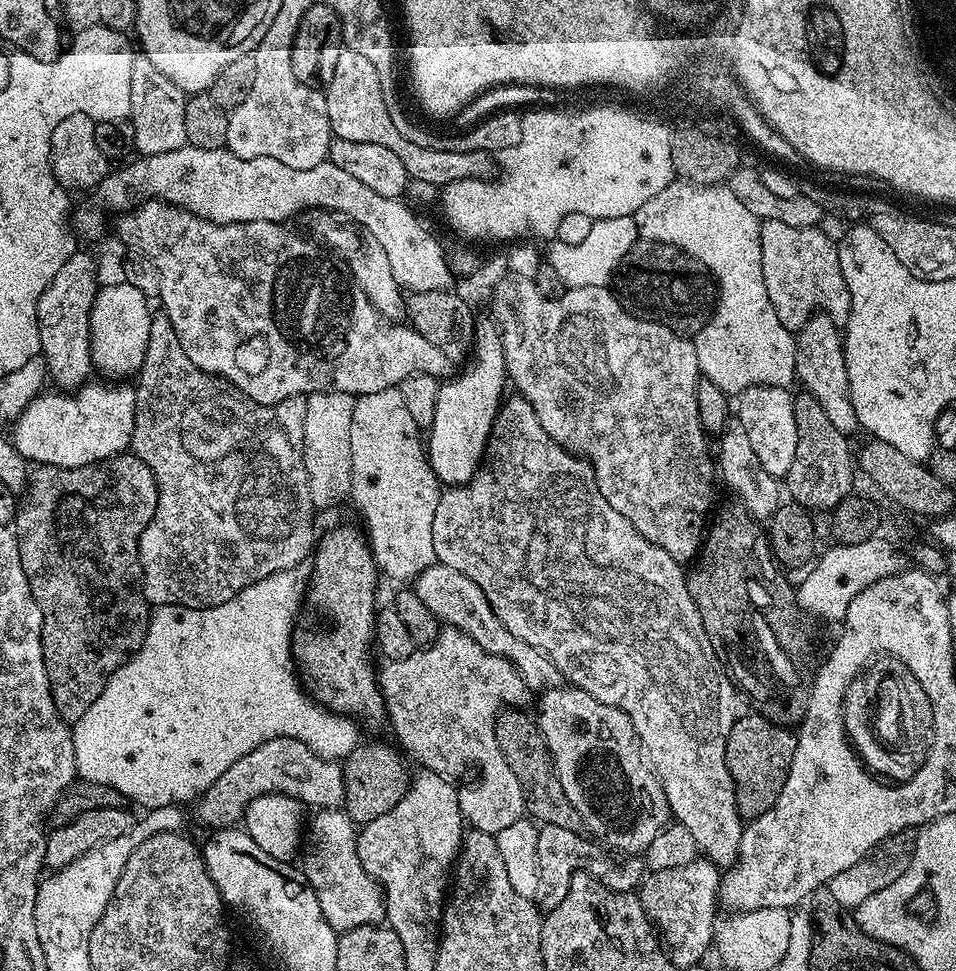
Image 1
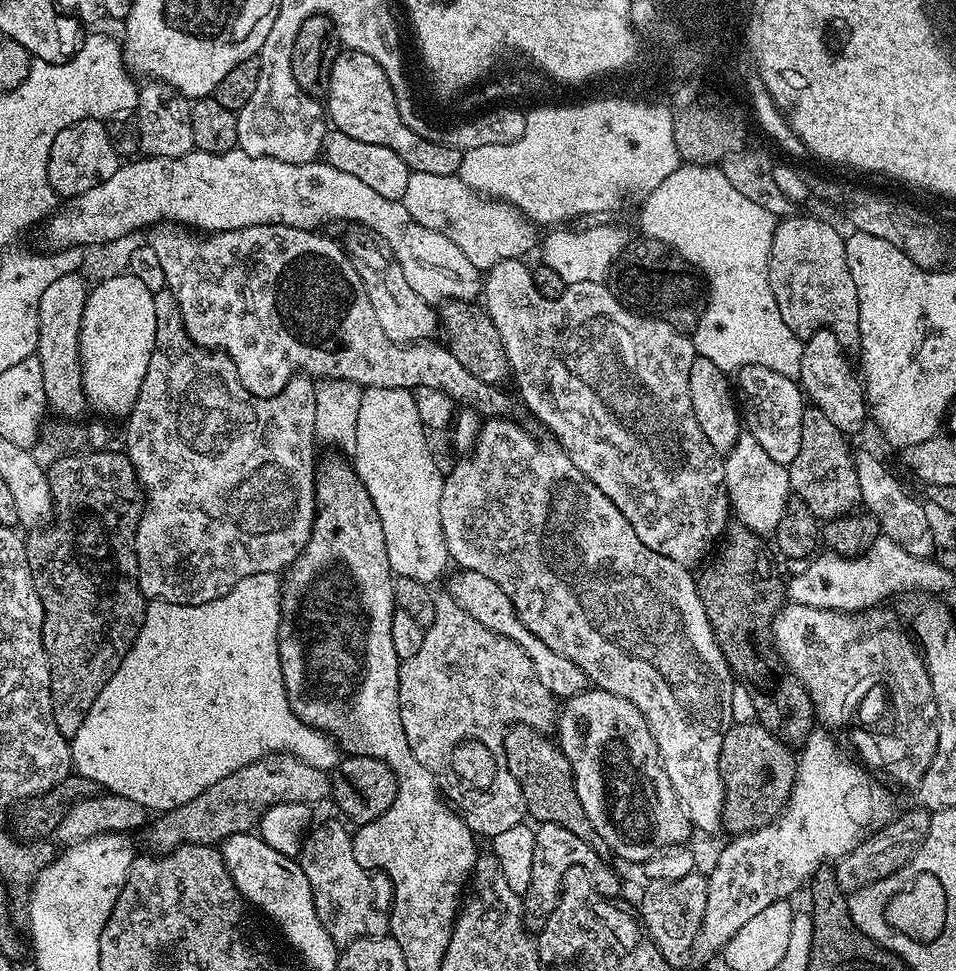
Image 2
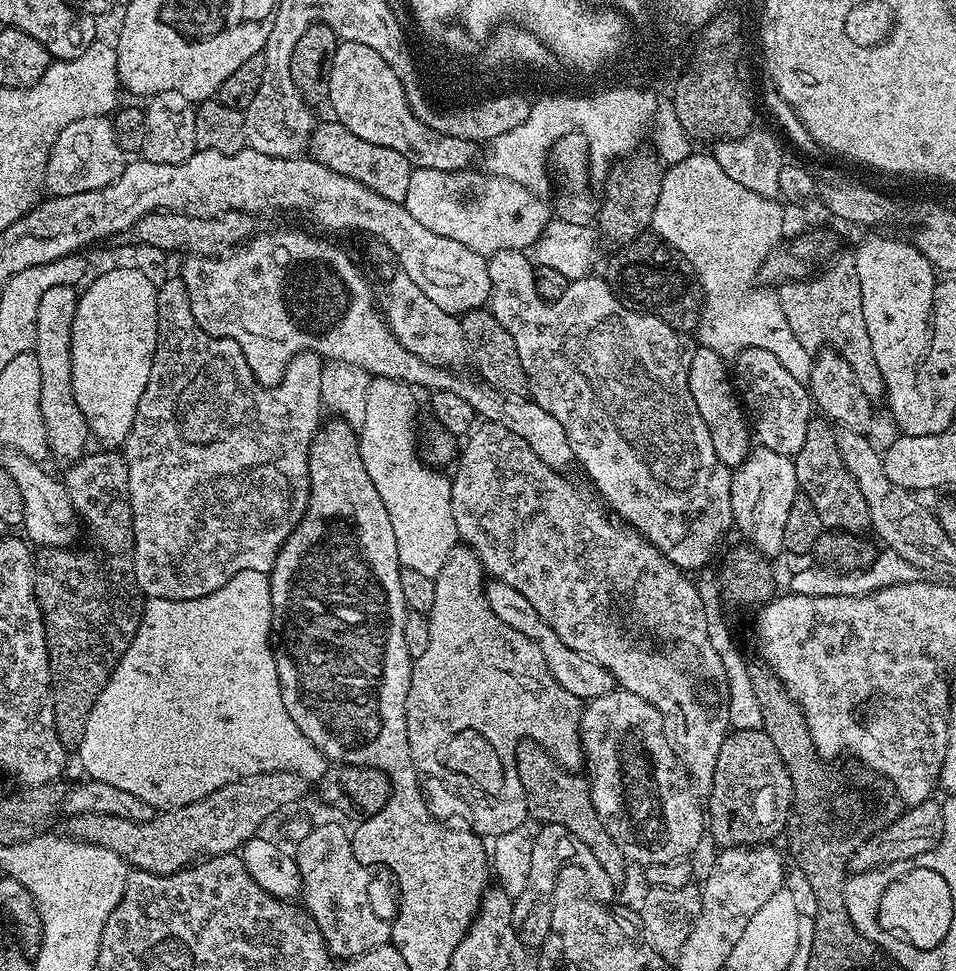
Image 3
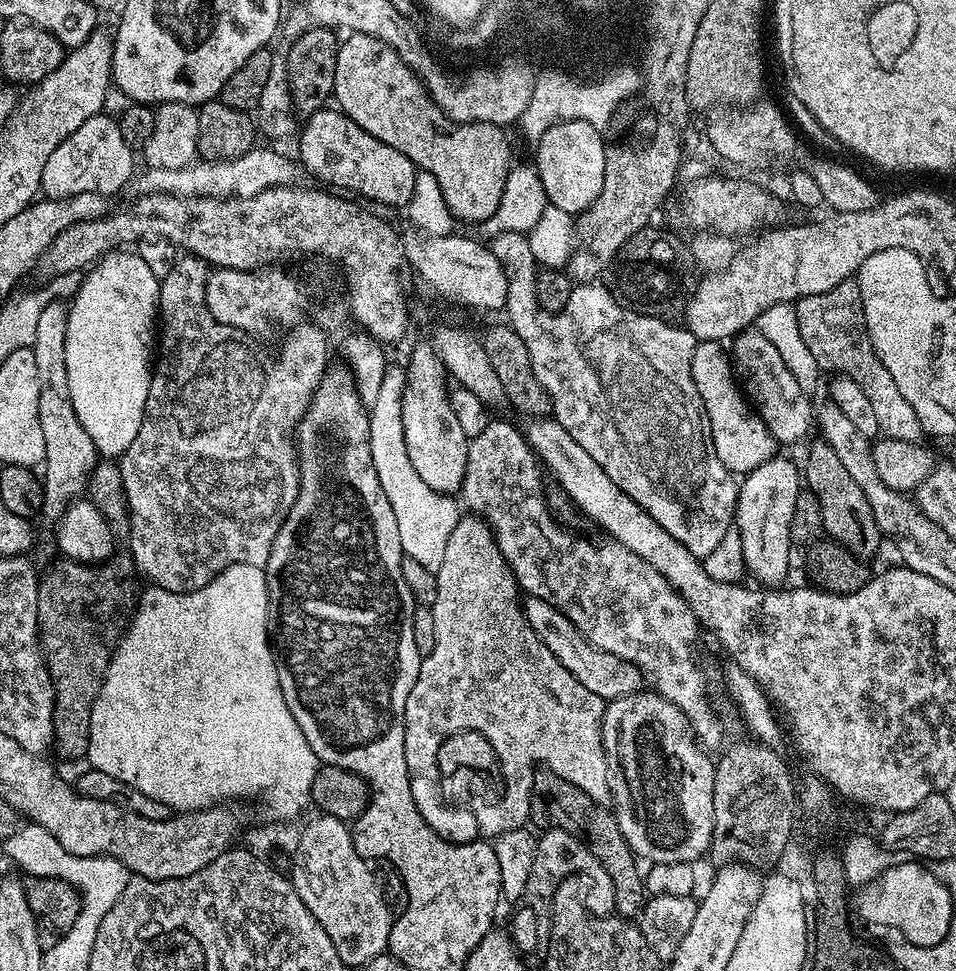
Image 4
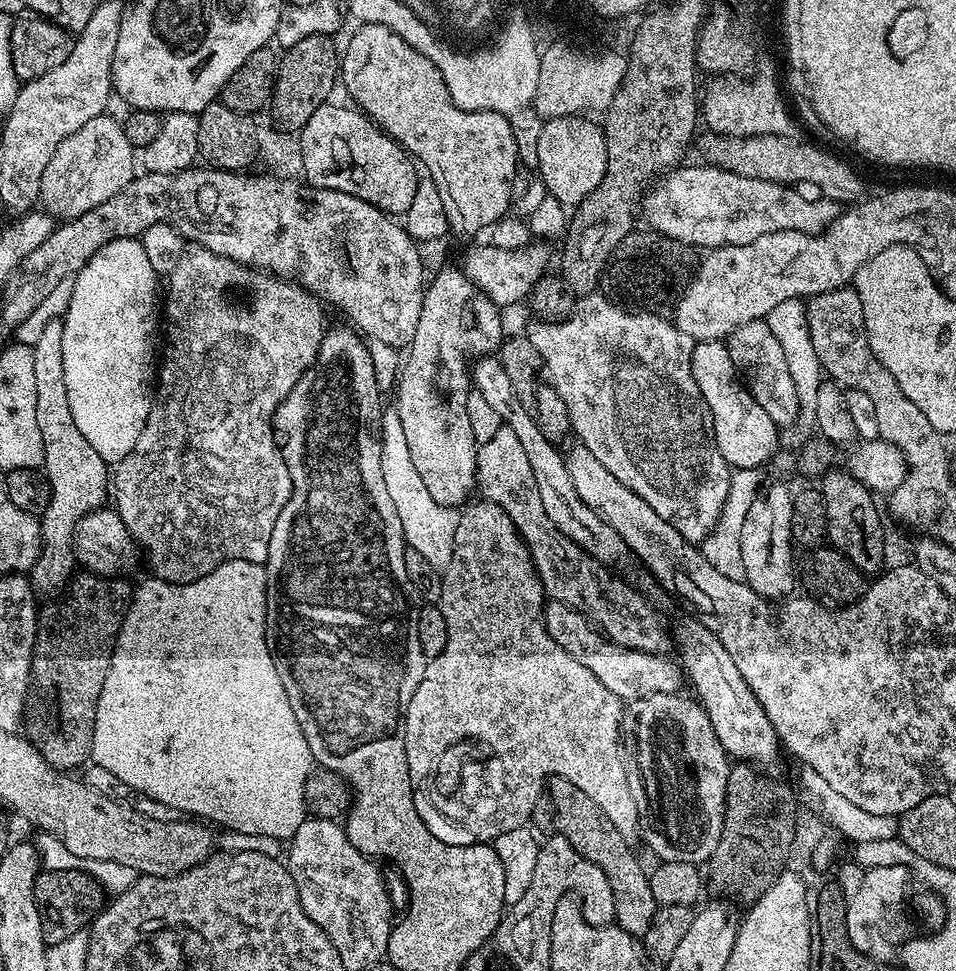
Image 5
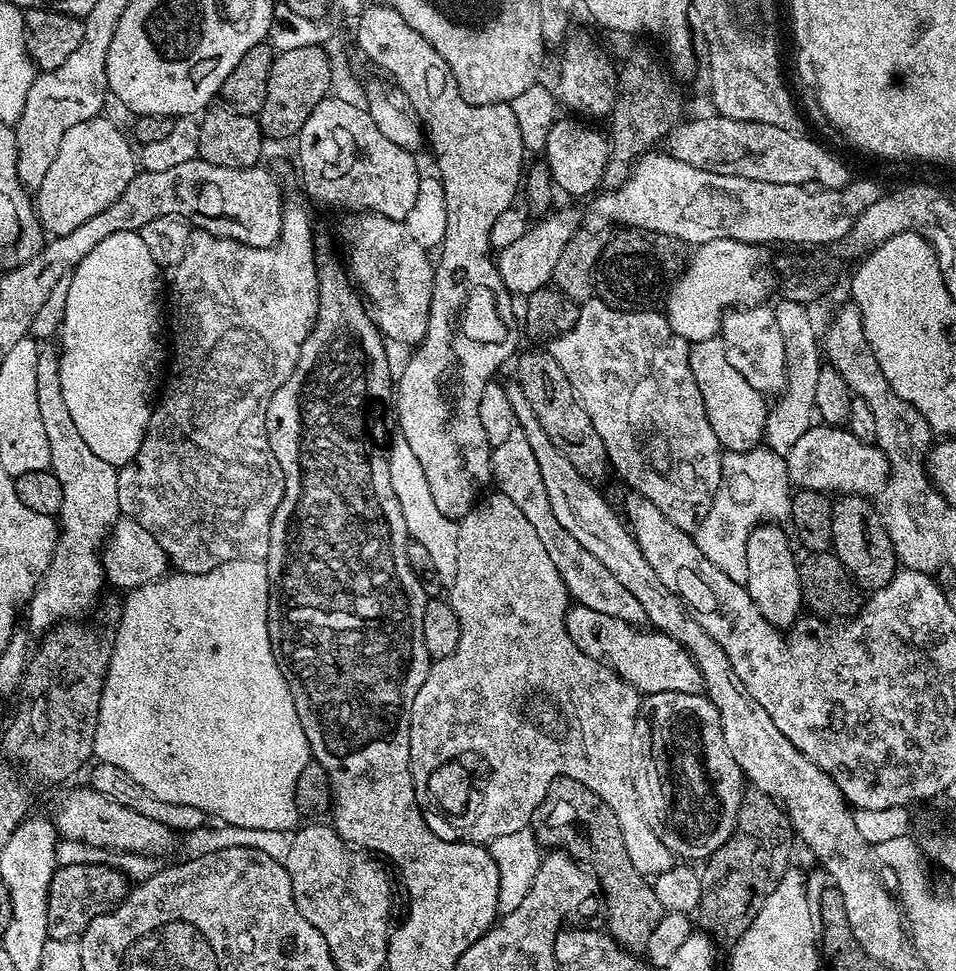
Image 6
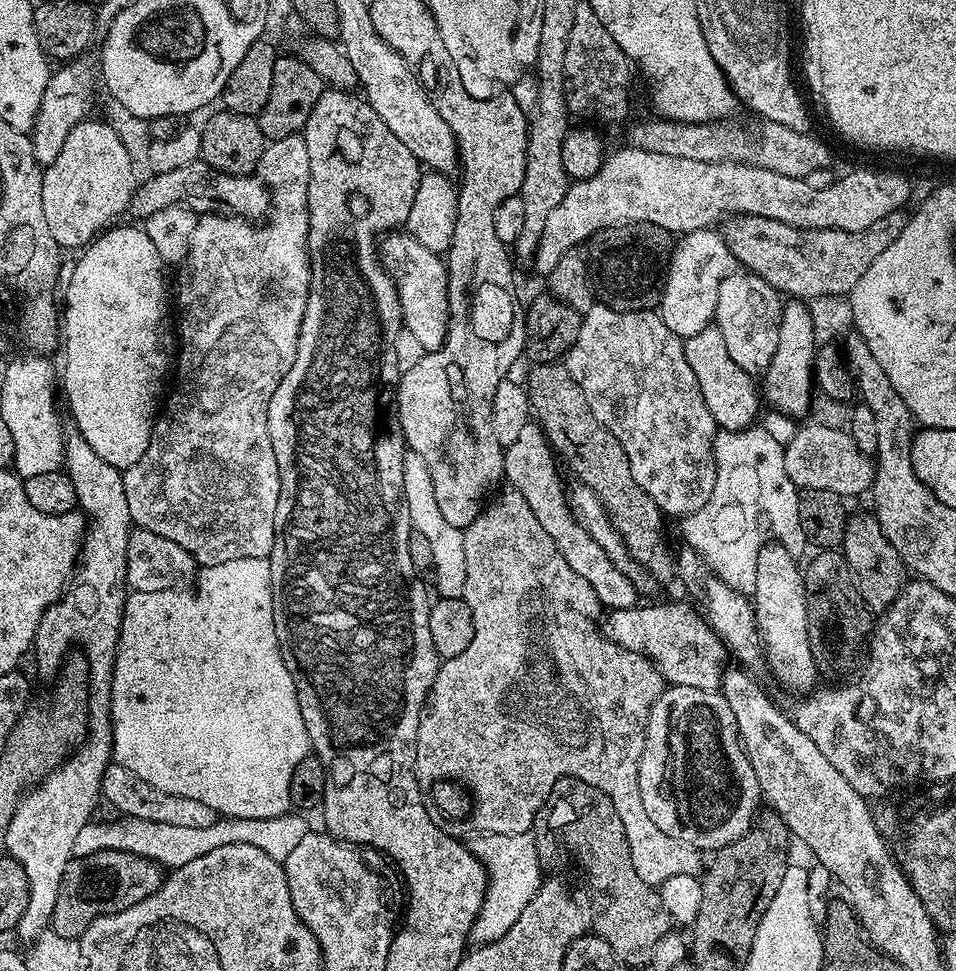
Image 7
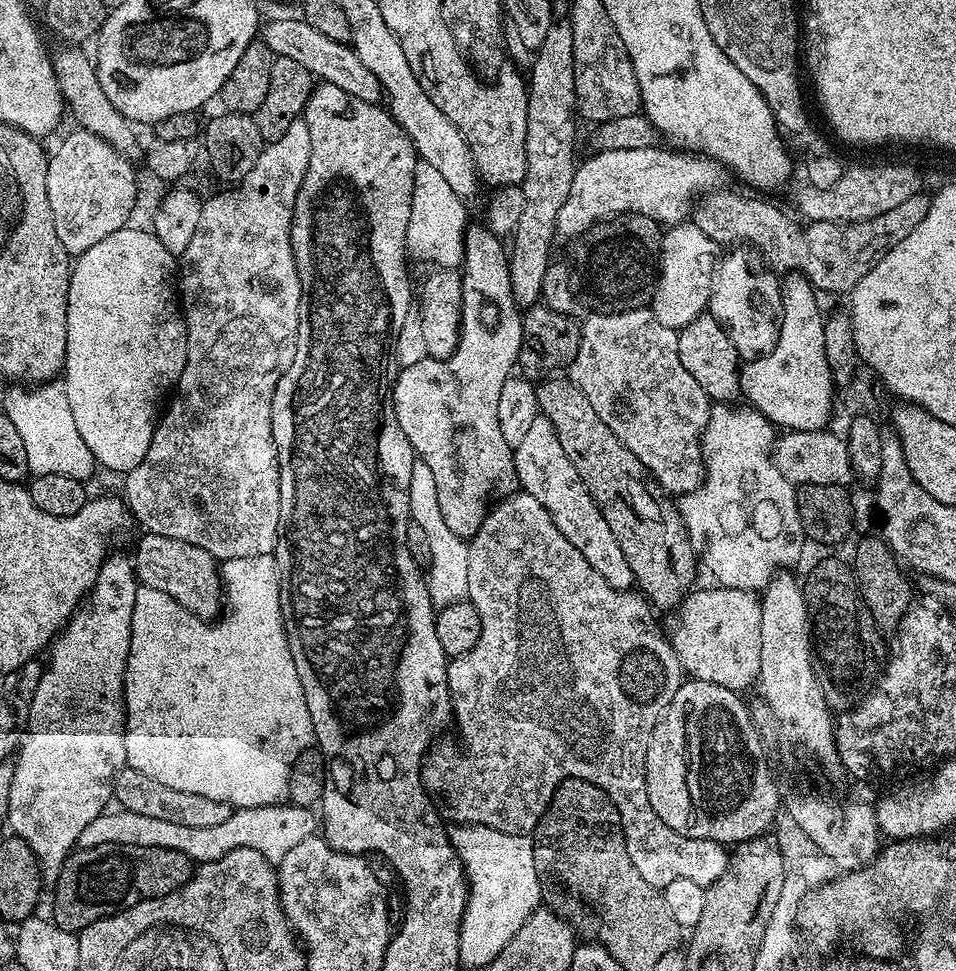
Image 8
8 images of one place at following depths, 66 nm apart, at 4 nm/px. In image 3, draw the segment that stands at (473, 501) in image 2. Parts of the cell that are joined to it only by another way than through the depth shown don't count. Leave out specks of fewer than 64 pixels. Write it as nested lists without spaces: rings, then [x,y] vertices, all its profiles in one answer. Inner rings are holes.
[[[487,422],[477,423],[463,441],[462,451],[455,464],[456,473],[451,473],[450,479],[452,482],[452,513],[456,523],[457,537],[475,552],[476,557],[483,562],[485,571],[491,577],[506,582],[506,586],[514,586],[514,590],[521,592],[530,602],[530,606],[534,606],[534,610],[538,610],[542,619],[552,627],[554,634],[558,634],[558,638],[562,638],[562,642],[566,642],[566,646],[570,646],[570,650],[598,662],[611,674],[613,681],[623,691],[638,694],[638,698],[650,702],[650,706],[659,710],[661,716],[670,721],[671,731],[676,731],[674,747],[685,773],[691,777],[697,789],[711,788],[714,778],[714,762],[718,762],[718,750],[722,750],[722,742],[730,731],[730,725],[725,667],[722,666],[722,661],[717,651],[714,650],[713,643],[710,642],[711,636],[707,632],[710,612],[704,609],[704,600],[700,597],[699,590],[684,577],[687,575],[678,566],[670,563],[651,542],[644,539],[631,527],[620,522],[615,524],[600,509],[599,502],[601,503],[601,501],[594,495],[591,487],[583,488],[582,485],[575,484],[564,472],[555,472],[553,468],[546,466],[546,462],[542,462],[542,458],[538,458],[538,454],[534,454],[534,450],[530,450],[530,446],[526,446],[523,438],[518,434],[510,434],[510,430],[506,430],[506,426]]]

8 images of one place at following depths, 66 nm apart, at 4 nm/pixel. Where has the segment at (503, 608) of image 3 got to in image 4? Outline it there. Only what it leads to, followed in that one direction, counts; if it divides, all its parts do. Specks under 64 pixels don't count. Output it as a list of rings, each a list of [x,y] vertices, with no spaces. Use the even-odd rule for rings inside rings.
[[[528,596],[523,601],[522,607],[524,617],[528,619],[529,626],[538,634],[538,638],[546,642],[554,658],[558,658],[558,662],[562,662],[562,666],[566,666],[566,670],[570,670],[570,674],[578,678],[578,682],[582,682],[582,686],[594,690],[594,694],[598,694],[605,702],[632,696],[641,691],[642,673],[639,668],[614,654],[598,650],[572,625],[570,618],[566,618],[566,614],[550,606],[550,602],[540,600],[537,596]]]

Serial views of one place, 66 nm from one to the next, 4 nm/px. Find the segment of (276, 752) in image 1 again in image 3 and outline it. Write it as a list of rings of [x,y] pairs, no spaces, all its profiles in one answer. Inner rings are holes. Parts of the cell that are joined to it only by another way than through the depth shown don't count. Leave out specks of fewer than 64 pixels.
[[[263,772],[245,780],[230,782],[214,790],[214,794],[206,794],[206,798],[190,802],[190,806],[169,812],[157,811],[156,816],[146,822],[83,812],[67,821],[66,832],[73,840],[101,844],[116,852],[133,869],[165,876],[189,867],[201,858],[226,856],[243,849],[275,812],[298,803],[307,788],[310,788],[309,781],[297,772]]]

